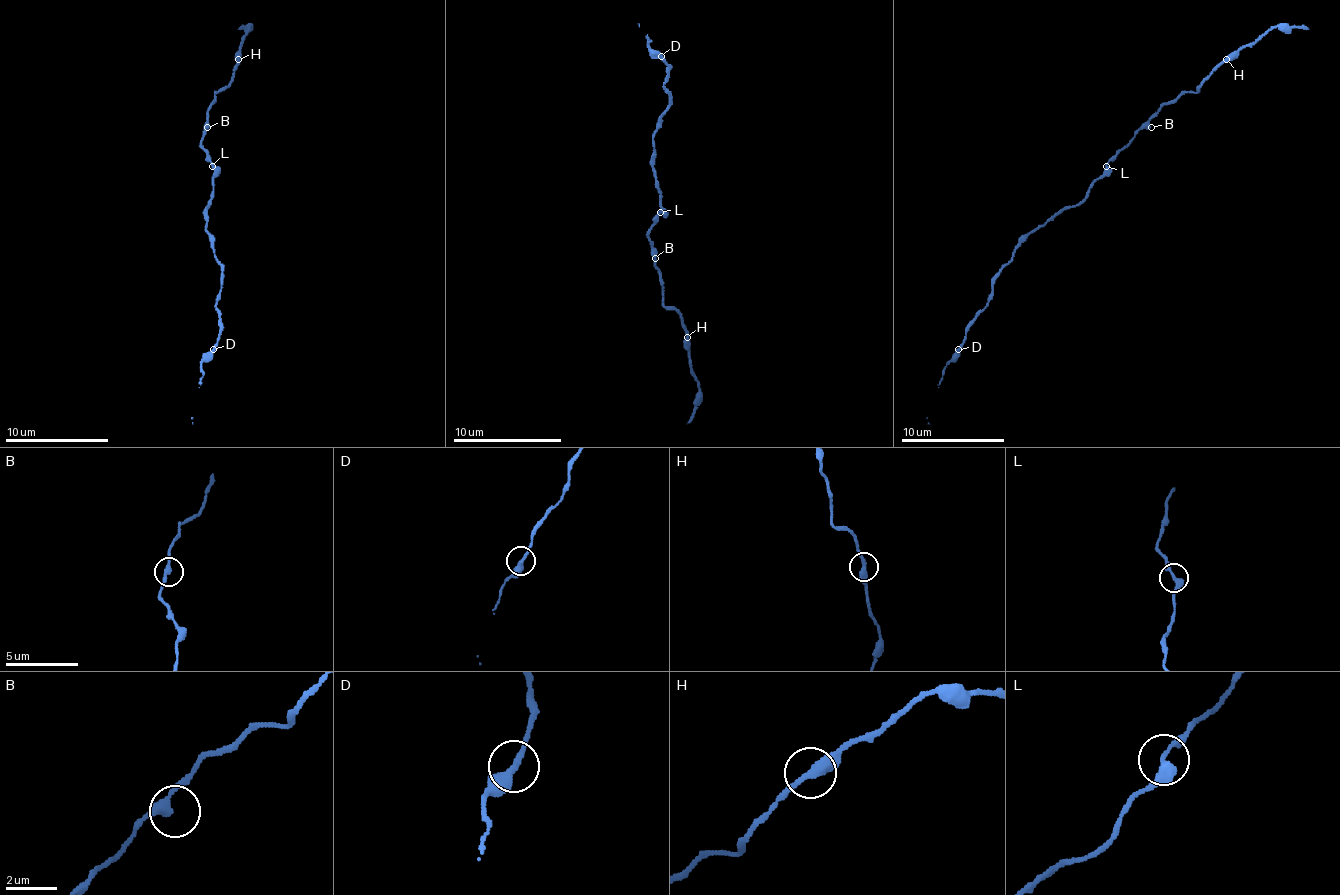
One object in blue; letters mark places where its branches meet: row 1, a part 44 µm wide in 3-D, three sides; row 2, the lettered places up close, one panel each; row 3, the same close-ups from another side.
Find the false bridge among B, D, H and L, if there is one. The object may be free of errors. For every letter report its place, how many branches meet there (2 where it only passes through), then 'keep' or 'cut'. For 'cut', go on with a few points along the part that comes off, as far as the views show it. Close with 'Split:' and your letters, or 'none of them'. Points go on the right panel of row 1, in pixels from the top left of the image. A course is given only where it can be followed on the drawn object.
B: (1151, 127) | 2 | keep
D: (958, 349) | 2 | keep
H: (1226, 59) | 2 | keep
L: (1106, 166) | 2 | keep
Split: none of them

